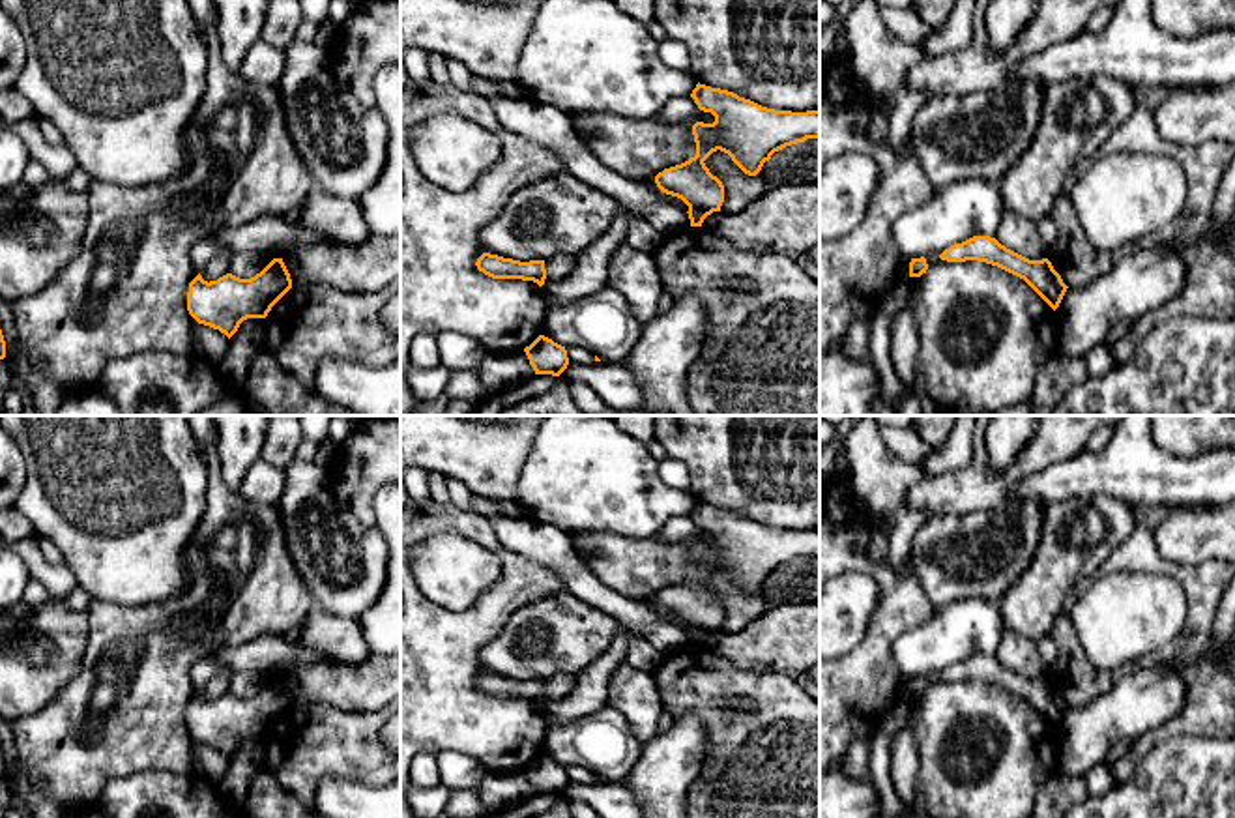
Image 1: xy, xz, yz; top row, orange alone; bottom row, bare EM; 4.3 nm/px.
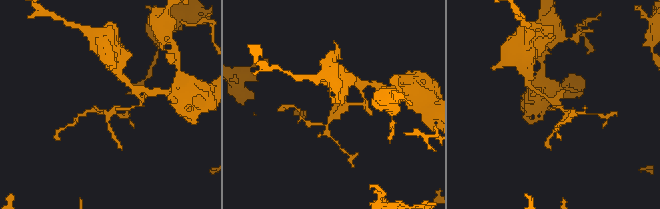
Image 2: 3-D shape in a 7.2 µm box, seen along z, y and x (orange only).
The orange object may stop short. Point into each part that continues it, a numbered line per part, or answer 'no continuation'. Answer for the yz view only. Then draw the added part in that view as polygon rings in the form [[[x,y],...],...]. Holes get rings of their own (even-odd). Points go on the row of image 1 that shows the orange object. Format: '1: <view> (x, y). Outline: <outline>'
no continuation

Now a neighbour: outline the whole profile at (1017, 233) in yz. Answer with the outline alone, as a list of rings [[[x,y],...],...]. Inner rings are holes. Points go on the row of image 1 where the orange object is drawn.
[[[1005,212],[1005,217],[994,238],[1007,249],[1029,260],[1048,258],[1048,251],[1042,245],[1037,221],[1031,221],[1024,215]]]

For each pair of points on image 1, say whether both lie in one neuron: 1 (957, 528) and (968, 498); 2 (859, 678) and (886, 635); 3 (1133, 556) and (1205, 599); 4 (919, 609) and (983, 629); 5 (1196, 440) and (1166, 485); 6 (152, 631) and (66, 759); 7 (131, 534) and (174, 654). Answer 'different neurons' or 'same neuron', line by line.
1: different neurons
2: same neuron
3: same neuron
4: different neurons
5: different neurons
6: same neuron
7: different neurons

